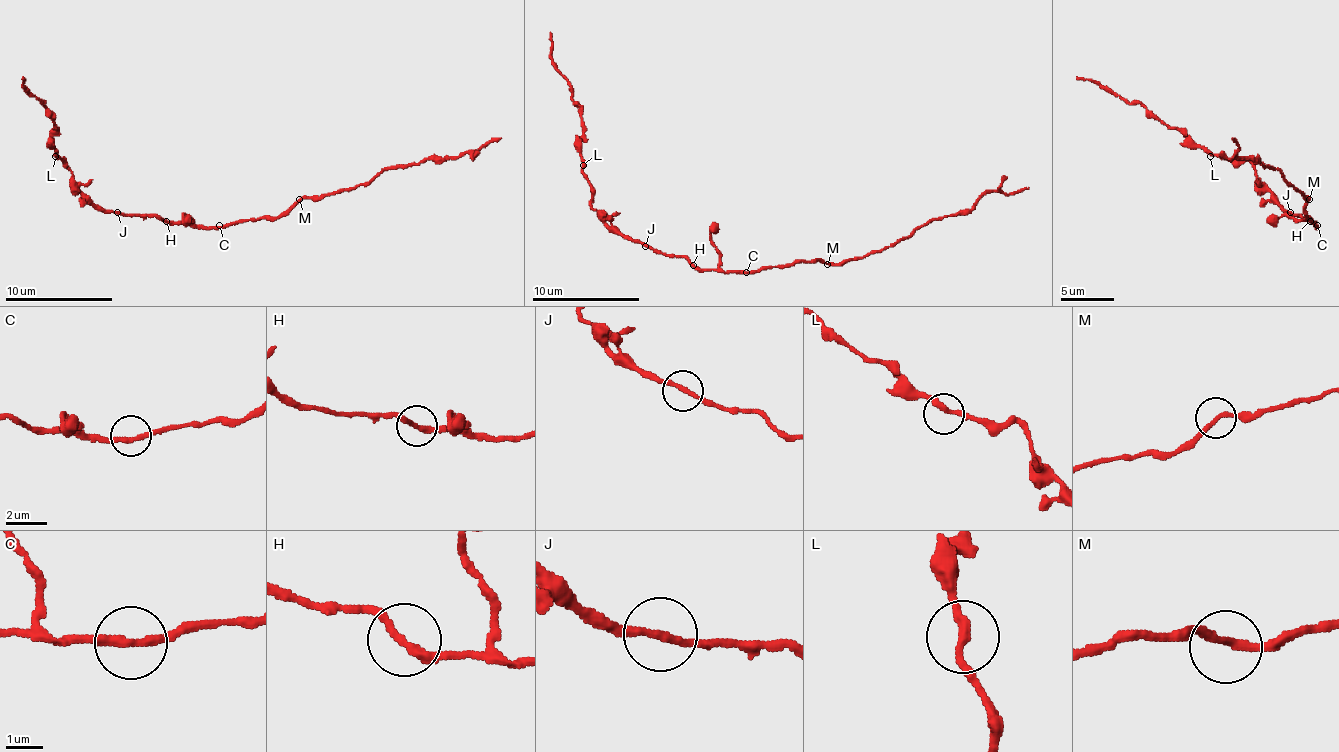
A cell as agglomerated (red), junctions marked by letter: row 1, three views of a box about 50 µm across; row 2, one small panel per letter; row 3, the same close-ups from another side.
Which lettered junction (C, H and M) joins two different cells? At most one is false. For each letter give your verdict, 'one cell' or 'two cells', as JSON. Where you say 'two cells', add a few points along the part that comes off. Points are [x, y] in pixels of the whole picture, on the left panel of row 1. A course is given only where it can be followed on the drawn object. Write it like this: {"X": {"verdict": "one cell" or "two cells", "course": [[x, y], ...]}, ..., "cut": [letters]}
{"C": {"verdict": "one cell"}, "H": {"verdict": "two cells", "course": [[165, 220], [155, 215], [101, 209], [71, 180], [53, 148], [55, 118], [23, 84], [23, 75]]}, "M": {"verdict": "one cell"}, "cut": ["H"]}

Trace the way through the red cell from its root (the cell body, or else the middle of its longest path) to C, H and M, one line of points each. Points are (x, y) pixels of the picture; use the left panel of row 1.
C: (179, 223), (219, 225)
H: (179, 223), (165, 220)
M: (179, 223), (232, 225), (240, 220), (280, 217), (299, 199)

